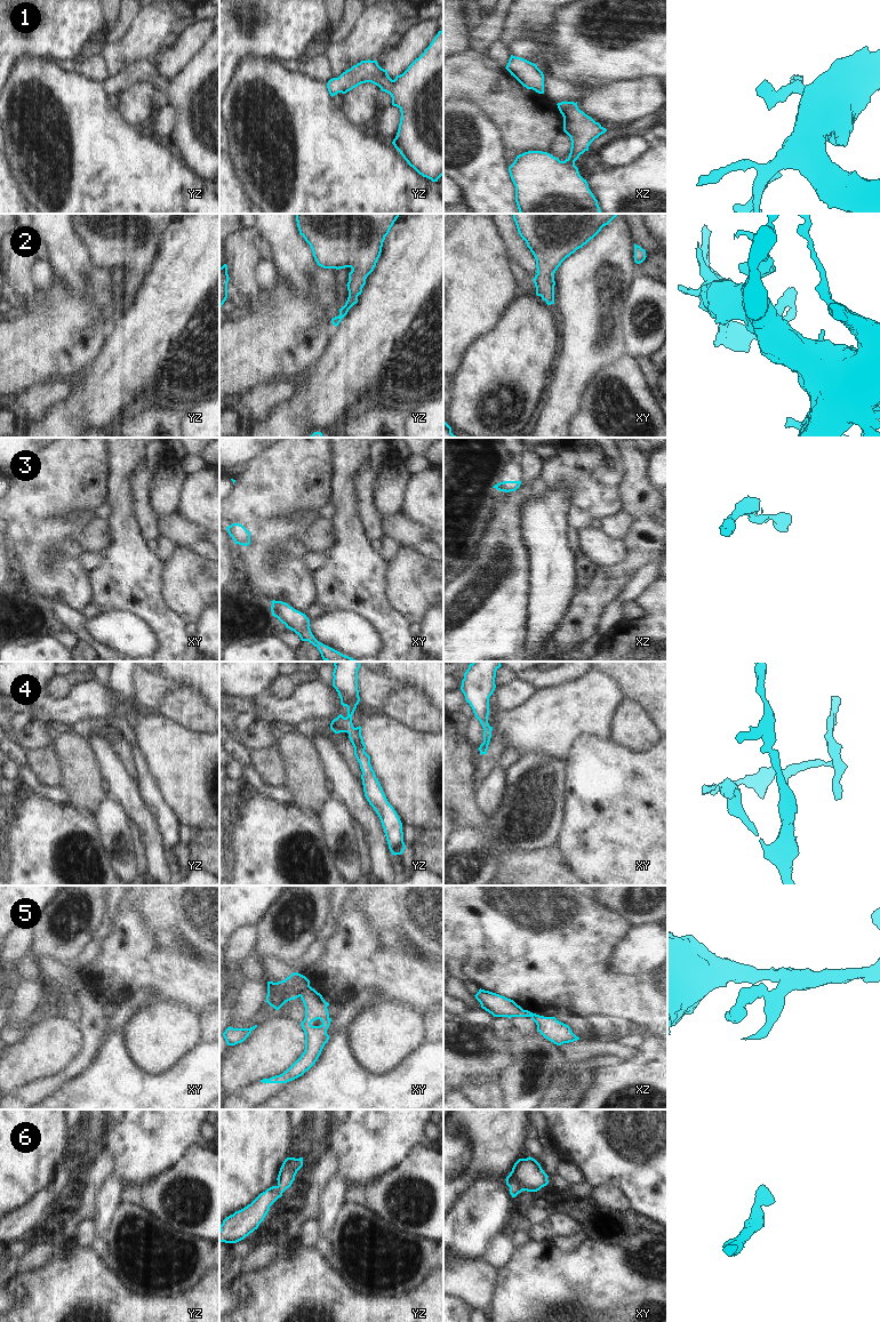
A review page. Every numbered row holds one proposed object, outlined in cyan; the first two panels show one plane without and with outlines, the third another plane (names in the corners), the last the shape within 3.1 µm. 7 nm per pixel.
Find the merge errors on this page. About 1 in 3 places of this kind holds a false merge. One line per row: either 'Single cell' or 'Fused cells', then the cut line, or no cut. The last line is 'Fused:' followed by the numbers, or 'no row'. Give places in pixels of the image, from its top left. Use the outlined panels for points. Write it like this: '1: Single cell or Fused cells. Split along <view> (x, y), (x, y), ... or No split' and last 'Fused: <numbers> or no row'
1: Single cell. No split
2: Single cell. No split
3: Single cell. No split
4: Single cell. No split
5: Fused cells. Split along xy (310, 986), (300, 995)
6: Single cell. No split
Fused: 5

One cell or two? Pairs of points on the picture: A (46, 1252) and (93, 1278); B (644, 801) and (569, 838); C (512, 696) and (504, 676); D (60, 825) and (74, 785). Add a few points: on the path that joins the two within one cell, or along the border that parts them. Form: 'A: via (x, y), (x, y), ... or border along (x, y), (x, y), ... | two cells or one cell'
A: border along (74, 1241), (71, 1252), (56, 1252), (29, 1270) | two cells
B: via (625, 819), (607, 838), (588, 838) | one cell
C: border along (516, 679), (496, 687) | two cells
D: border along (70, 804), (77, 810) | two cells

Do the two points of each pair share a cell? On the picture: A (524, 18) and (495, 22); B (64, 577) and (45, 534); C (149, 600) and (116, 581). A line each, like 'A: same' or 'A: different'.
A: different
B: same
C: same

